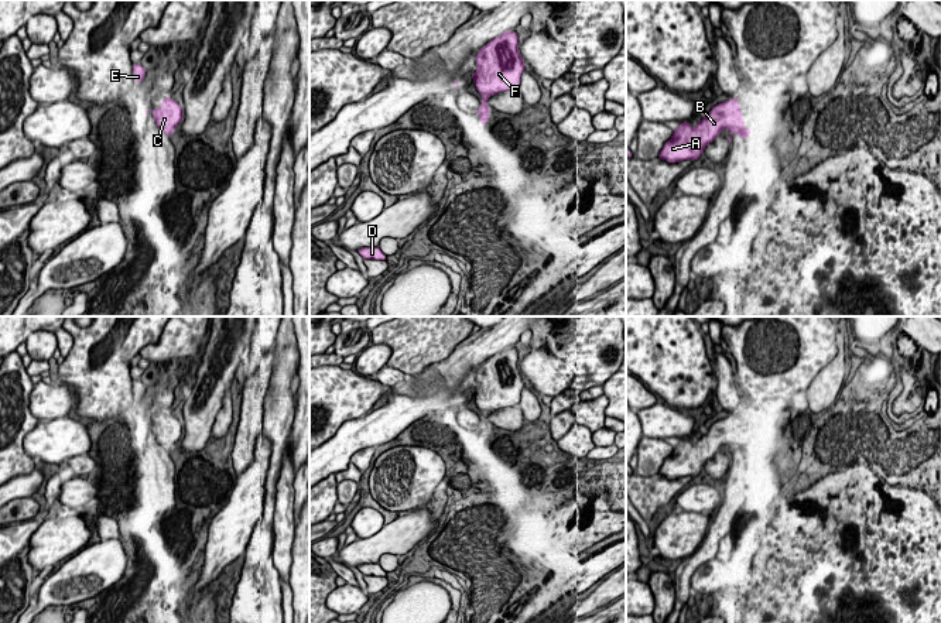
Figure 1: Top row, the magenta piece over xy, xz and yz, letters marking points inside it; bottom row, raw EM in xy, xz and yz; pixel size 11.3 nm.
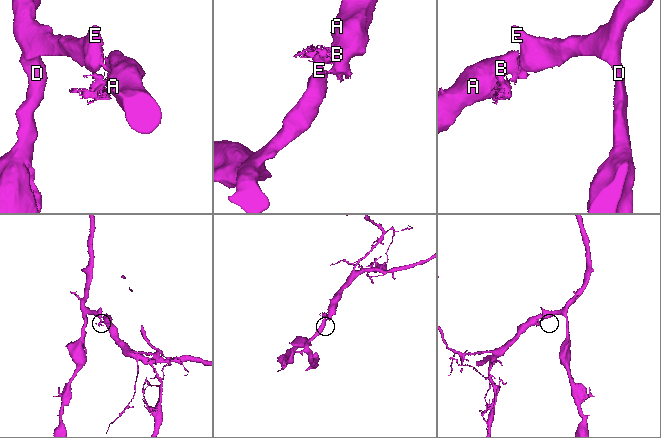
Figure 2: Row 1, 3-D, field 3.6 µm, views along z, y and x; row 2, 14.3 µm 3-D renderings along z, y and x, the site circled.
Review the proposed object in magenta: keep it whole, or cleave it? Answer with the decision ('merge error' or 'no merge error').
no merge error

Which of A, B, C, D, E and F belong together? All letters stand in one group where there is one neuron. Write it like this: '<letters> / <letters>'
A B C D E F

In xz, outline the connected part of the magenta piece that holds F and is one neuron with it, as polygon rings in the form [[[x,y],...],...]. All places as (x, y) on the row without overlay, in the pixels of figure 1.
[[[506,348],[502,352],[487,357],[476,372],[478,387],[472,396],[478,408],[483,413],[482,422],[475,428],[480,432],[480,441],[487,441],[490,413],[520,404],[521,390],[526,380],[519,369],[519,353],[516,348]]]

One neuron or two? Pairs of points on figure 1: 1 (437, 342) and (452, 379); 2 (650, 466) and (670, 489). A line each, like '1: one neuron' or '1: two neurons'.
1: two neurons
2: two neurons

